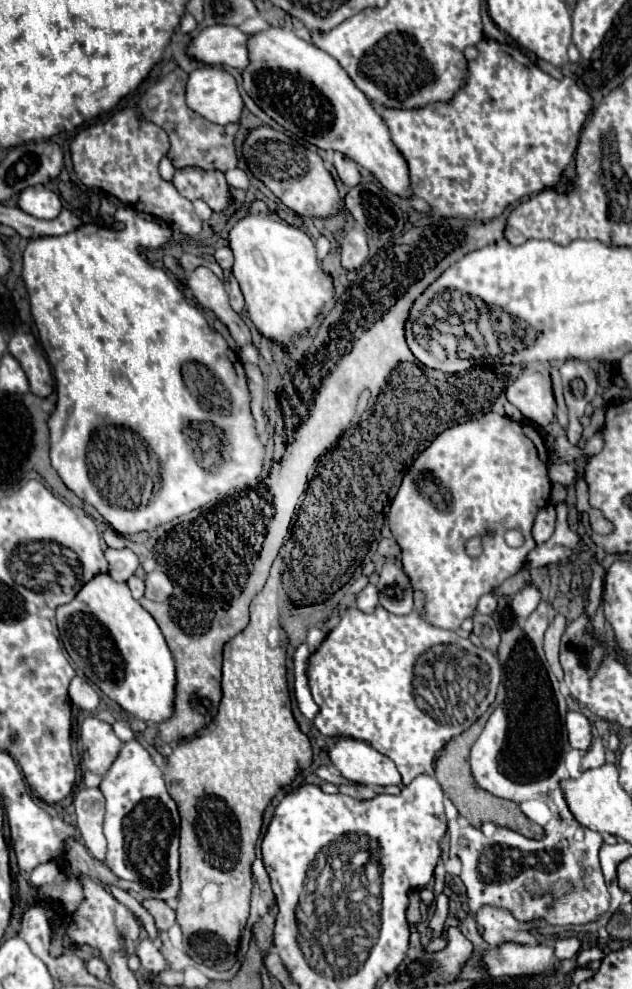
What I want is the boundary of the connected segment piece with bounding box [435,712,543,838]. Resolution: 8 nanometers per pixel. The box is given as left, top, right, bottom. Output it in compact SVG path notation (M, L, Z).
M485 712L471 728L467 728L461 736L453 738L451 742L445 744L445 748L439 752L437 760L435 760L435 778L441 784L443 792L449 794L451 802L455 804L455 808L459 810L461 816L465 816L473 826L481 826L485 822L493 822L497 826L505 826L511 828L527 838L543 838L543 828L537 826L535 822L531 822L521 808L511 802L511 800L499 800L497 796L491 796L489 792L483 792L483 788L479 788L479 784L475 784L475 778L471 776L471 768L469 768L469 750L473 746L473 742L477 740L477 736L481 734L485 722L489 718L489 712Z

